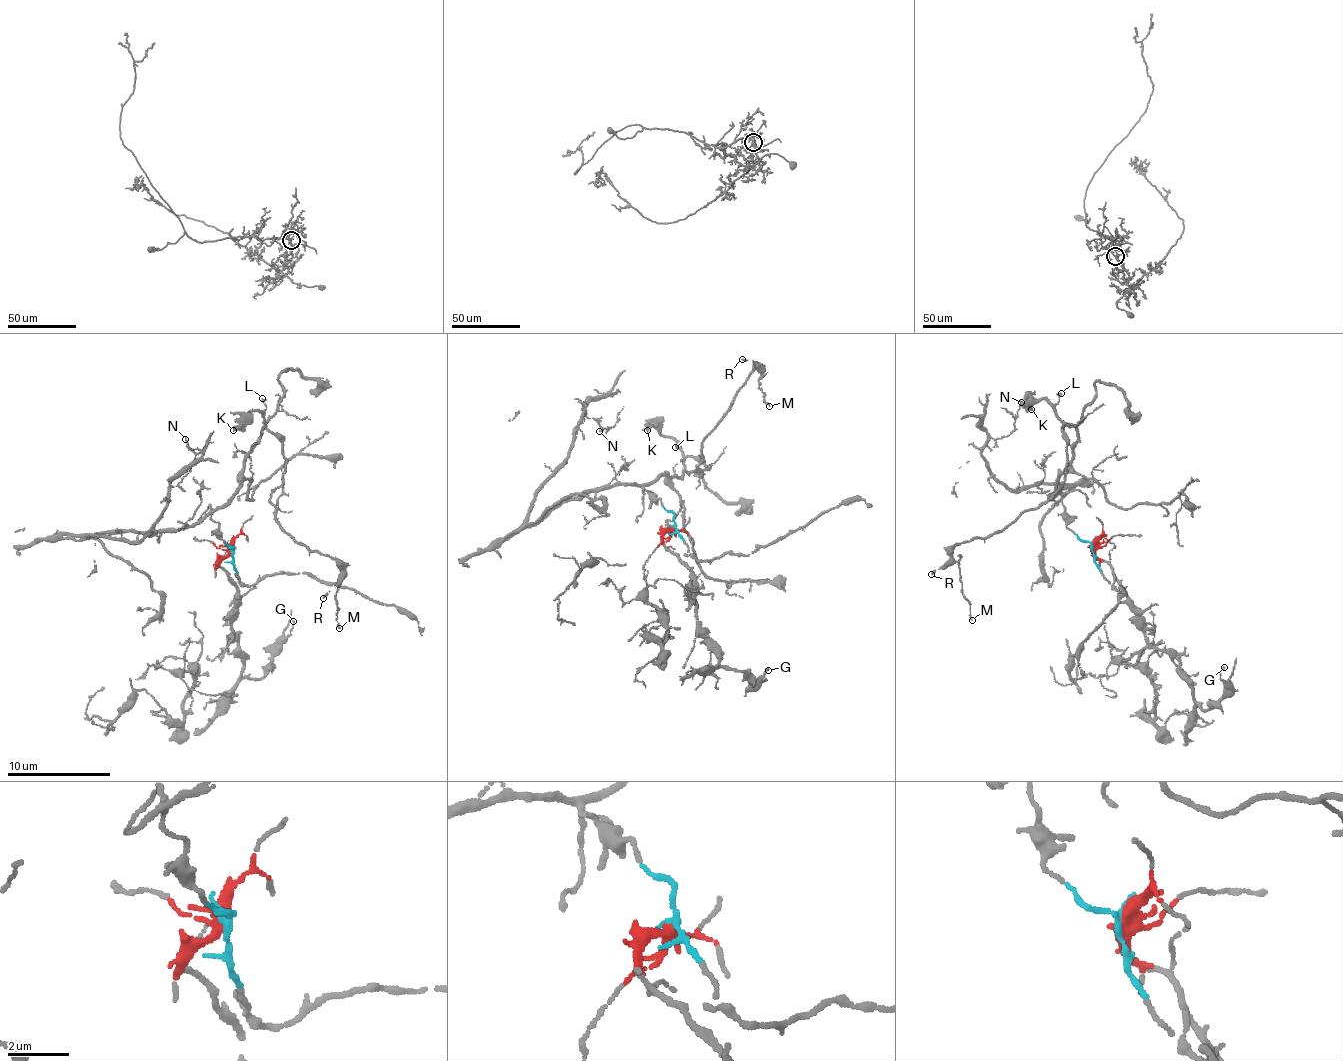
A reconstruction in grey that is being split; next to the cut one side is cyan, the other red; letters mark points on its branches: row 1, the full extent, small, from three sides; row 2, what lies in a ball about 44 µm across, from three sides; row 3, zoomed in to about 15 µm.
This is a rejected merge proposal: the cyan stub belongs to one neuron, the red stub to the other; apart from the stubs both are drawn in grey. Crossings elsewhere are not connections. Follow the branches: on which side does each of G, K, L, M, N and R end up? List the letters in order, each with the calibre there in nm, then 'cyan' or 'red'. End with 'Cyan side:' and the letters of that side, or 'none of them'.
G: calibre 110 nm; red
K: calibre 140 nm; cyan
L: calibre 130 nm; cyan
M: calibre 100 nm; cyan
N: calibre 100 nm; cyan
R: calibre 120 nm; cyan
Cyan side: K, L, M, N, R

